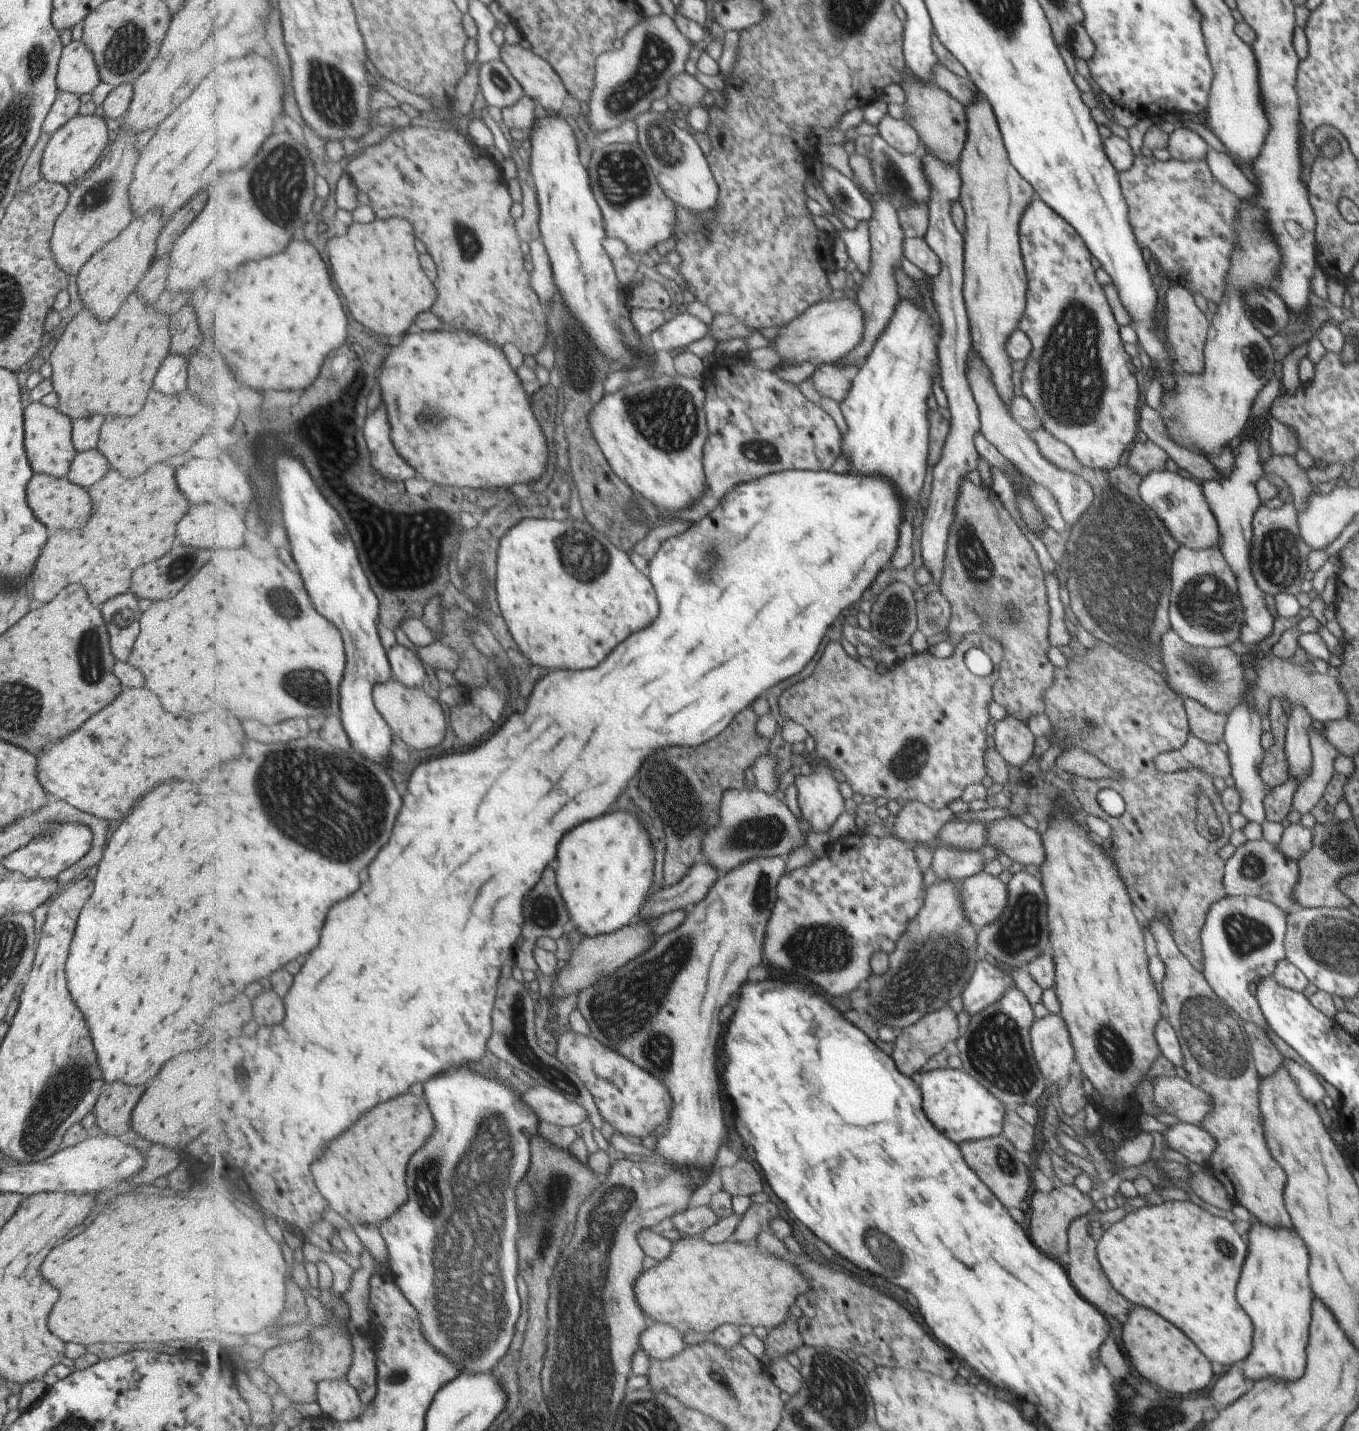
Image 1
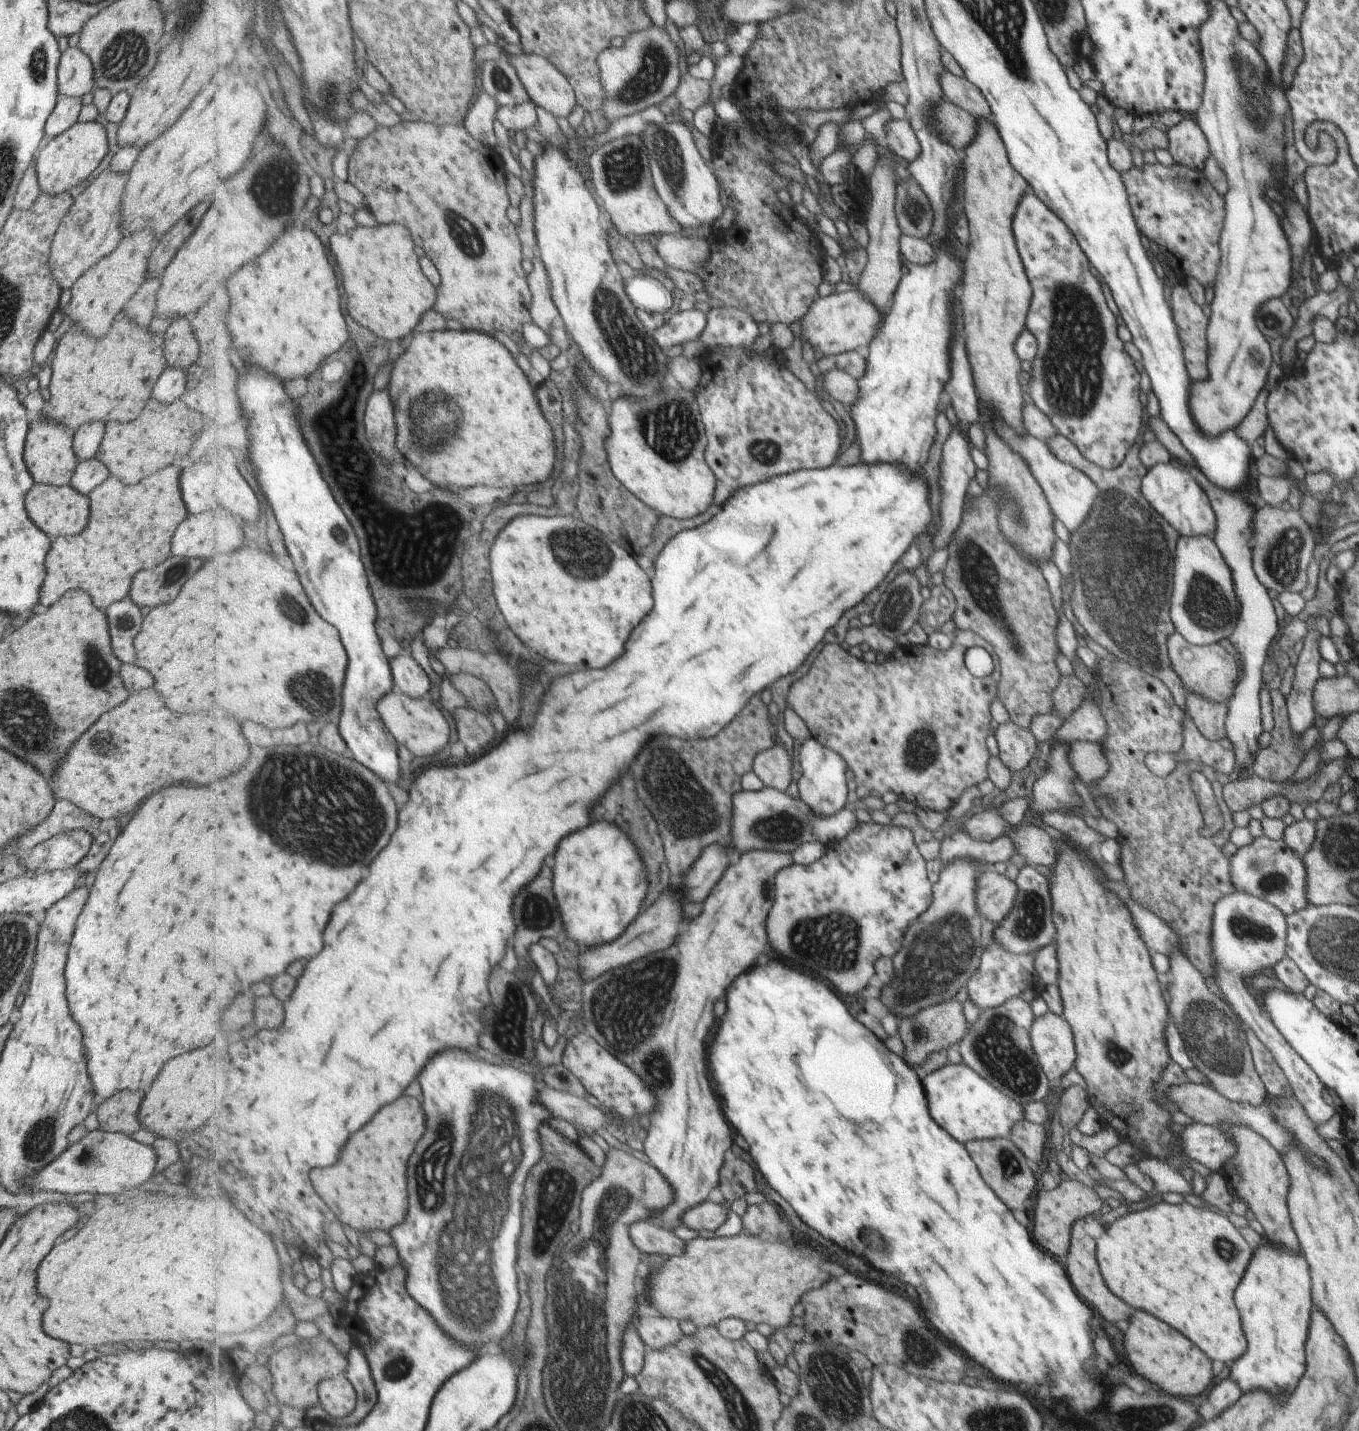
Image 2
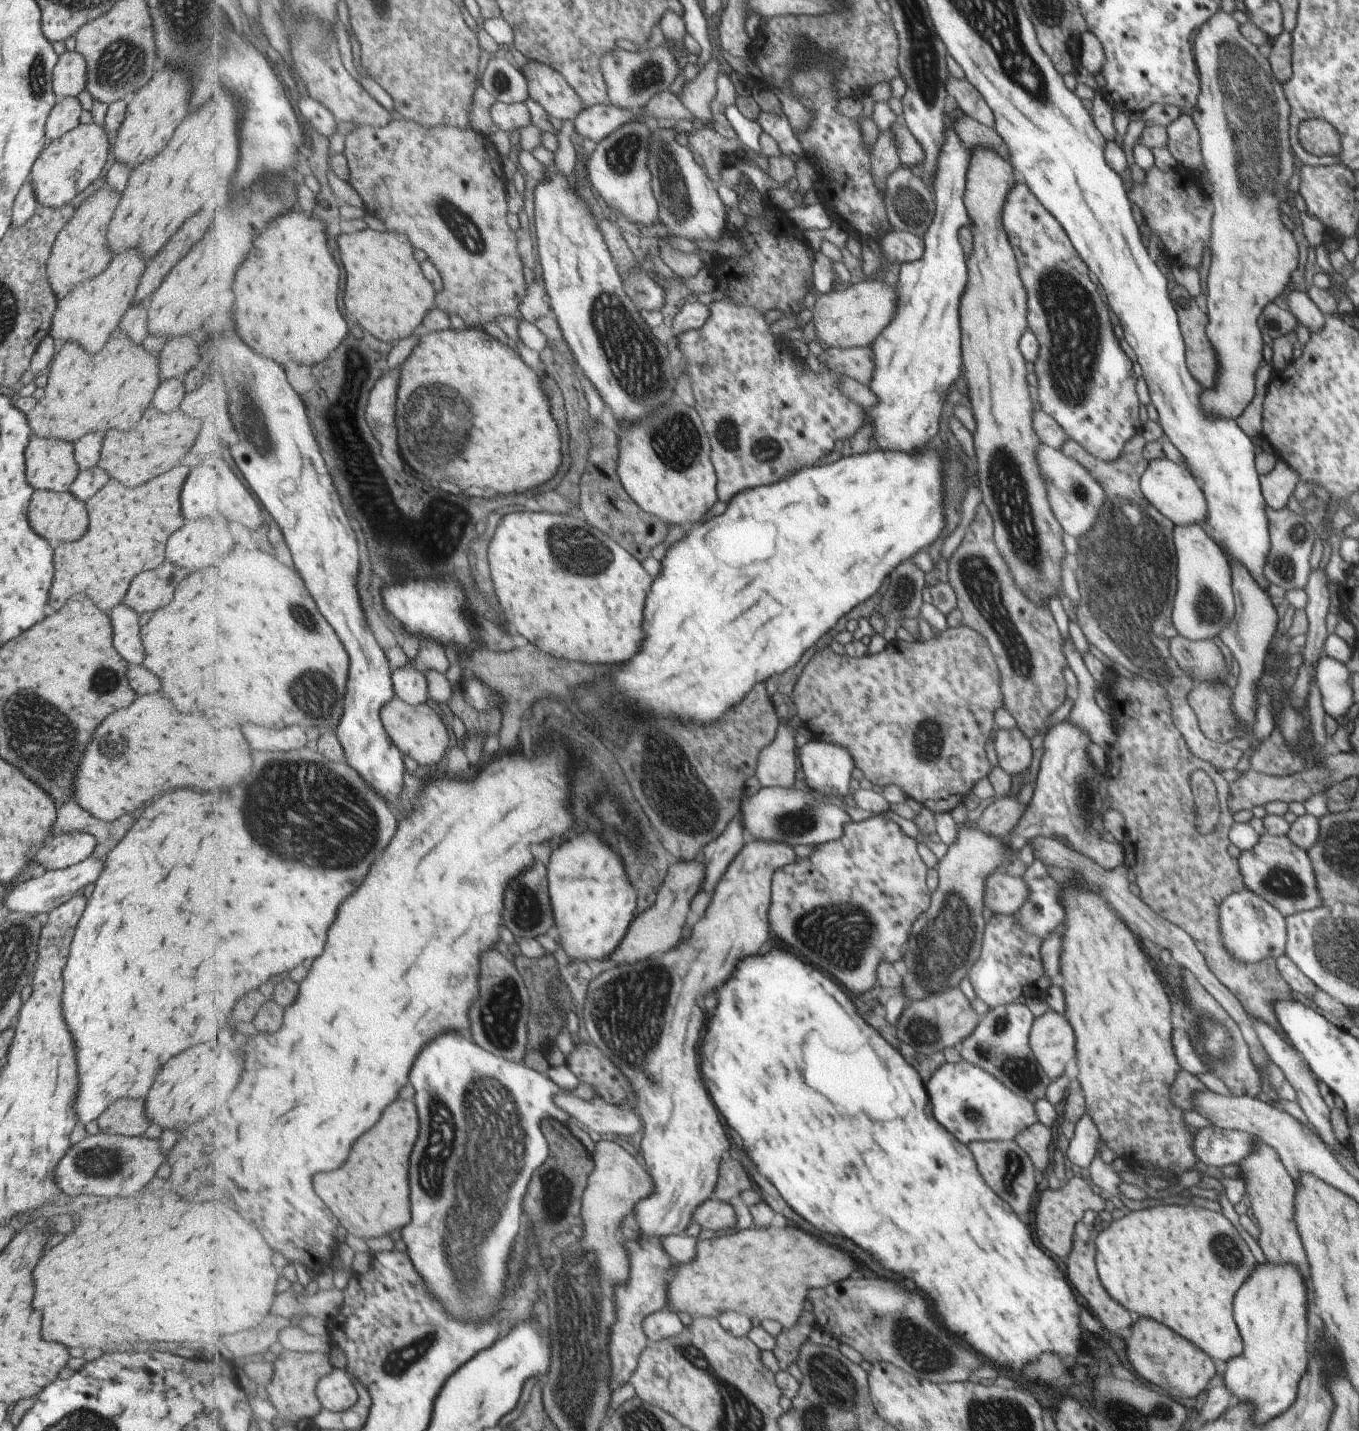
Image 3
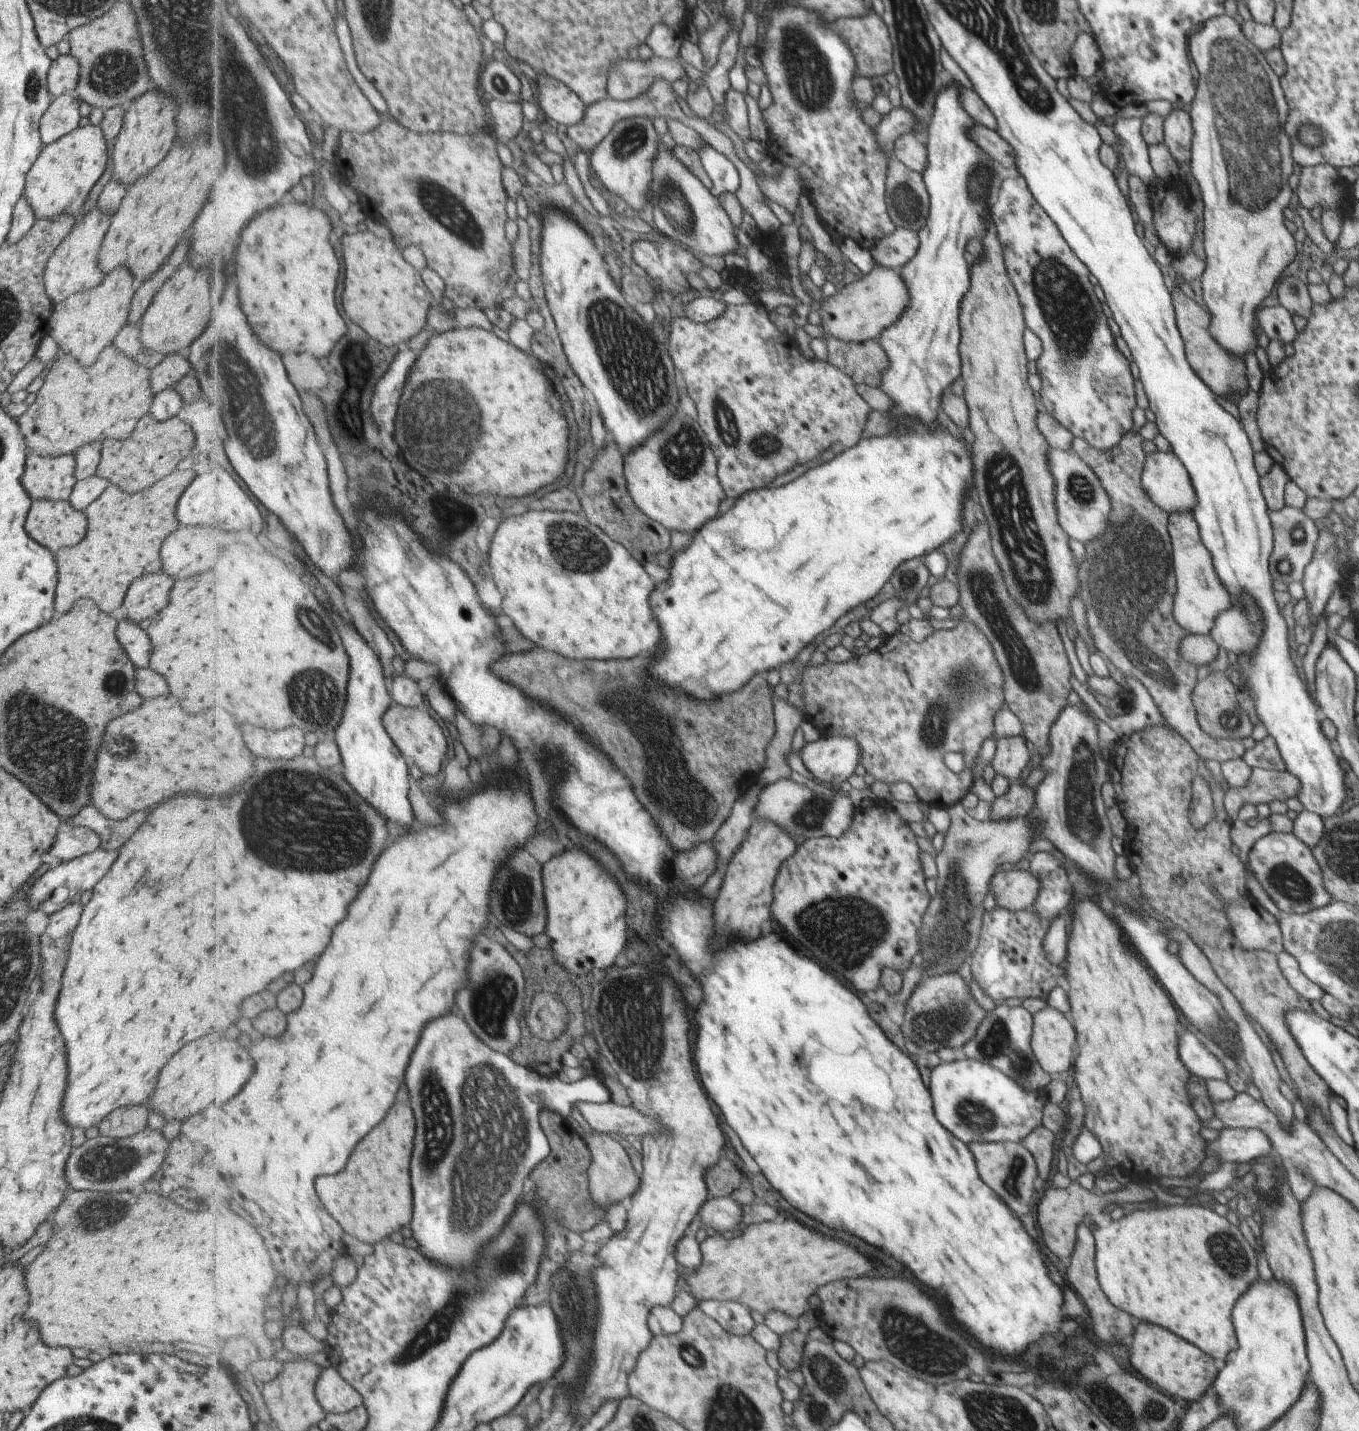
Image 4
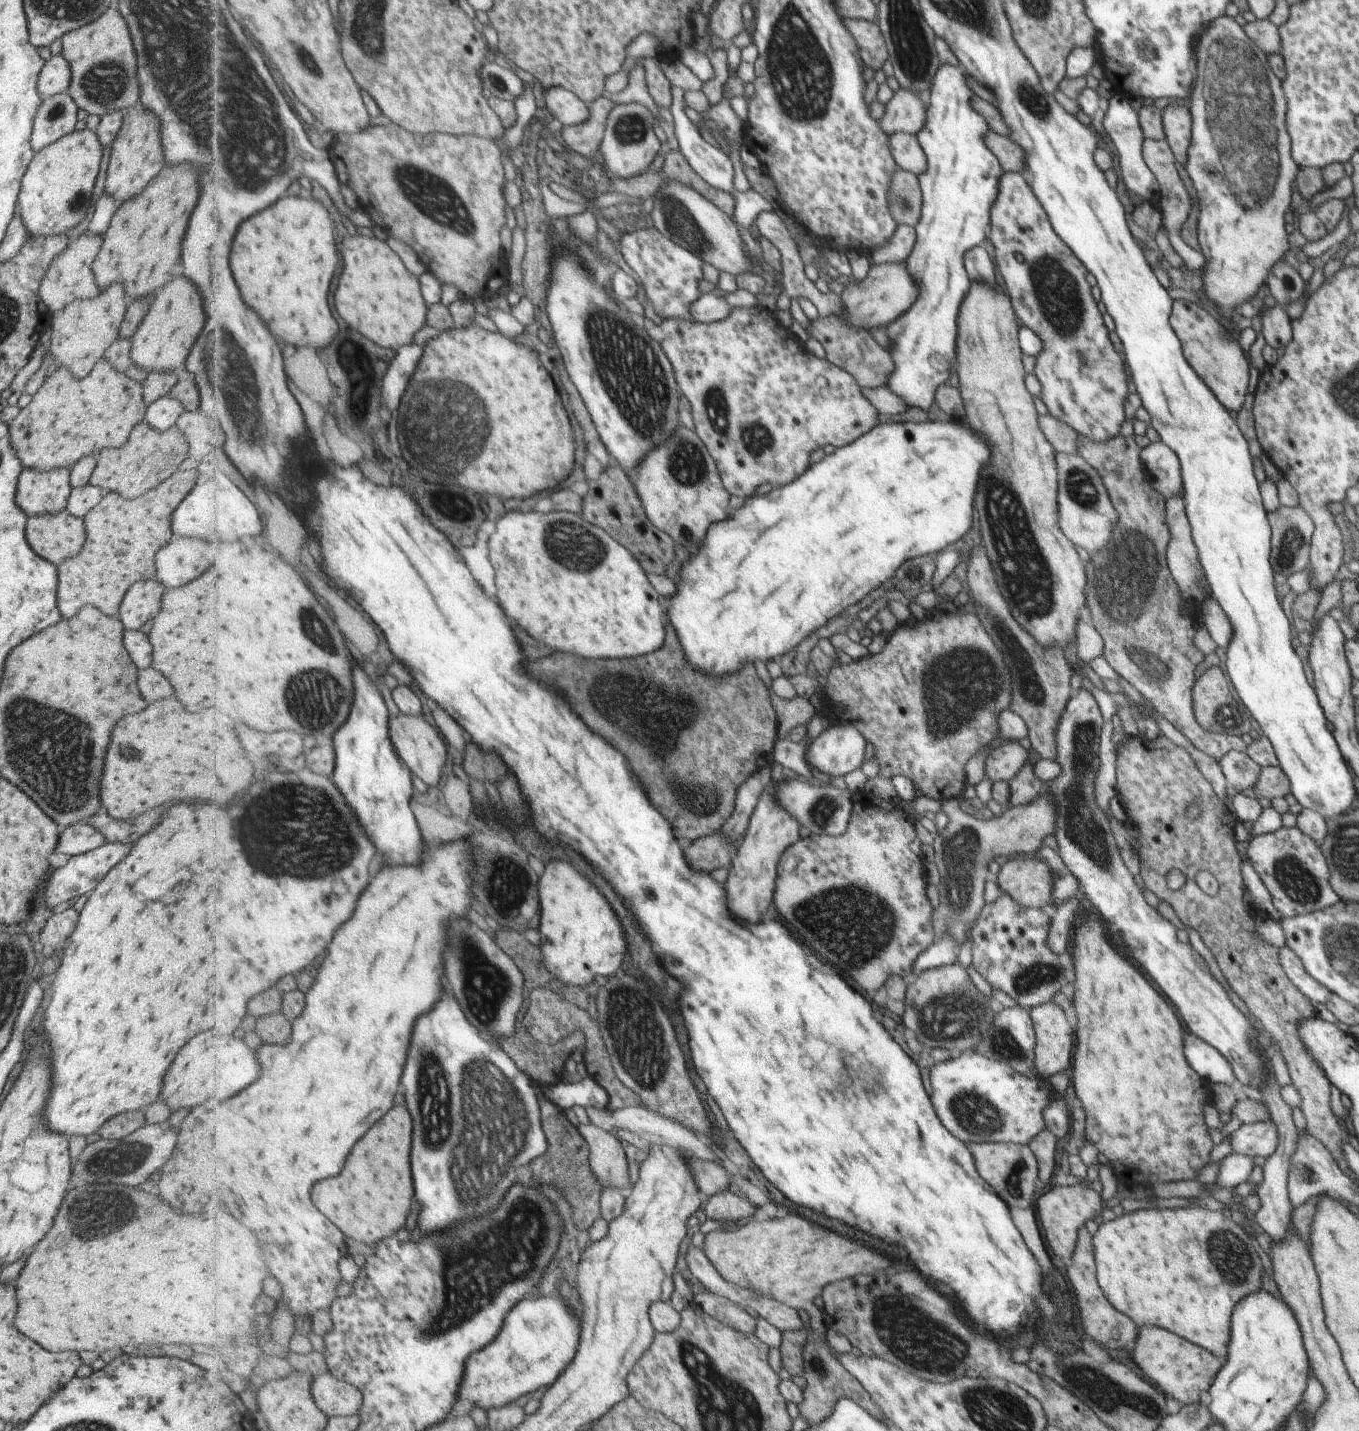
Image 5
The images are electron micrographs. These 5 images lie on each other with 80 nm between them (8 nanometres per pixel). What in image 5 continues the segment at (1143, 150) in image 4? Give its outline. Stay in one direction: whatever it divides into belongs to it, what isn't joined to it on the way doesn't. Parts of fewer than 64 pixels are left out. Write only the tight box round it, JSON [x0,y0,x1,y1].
[1102,96,1159,200]

